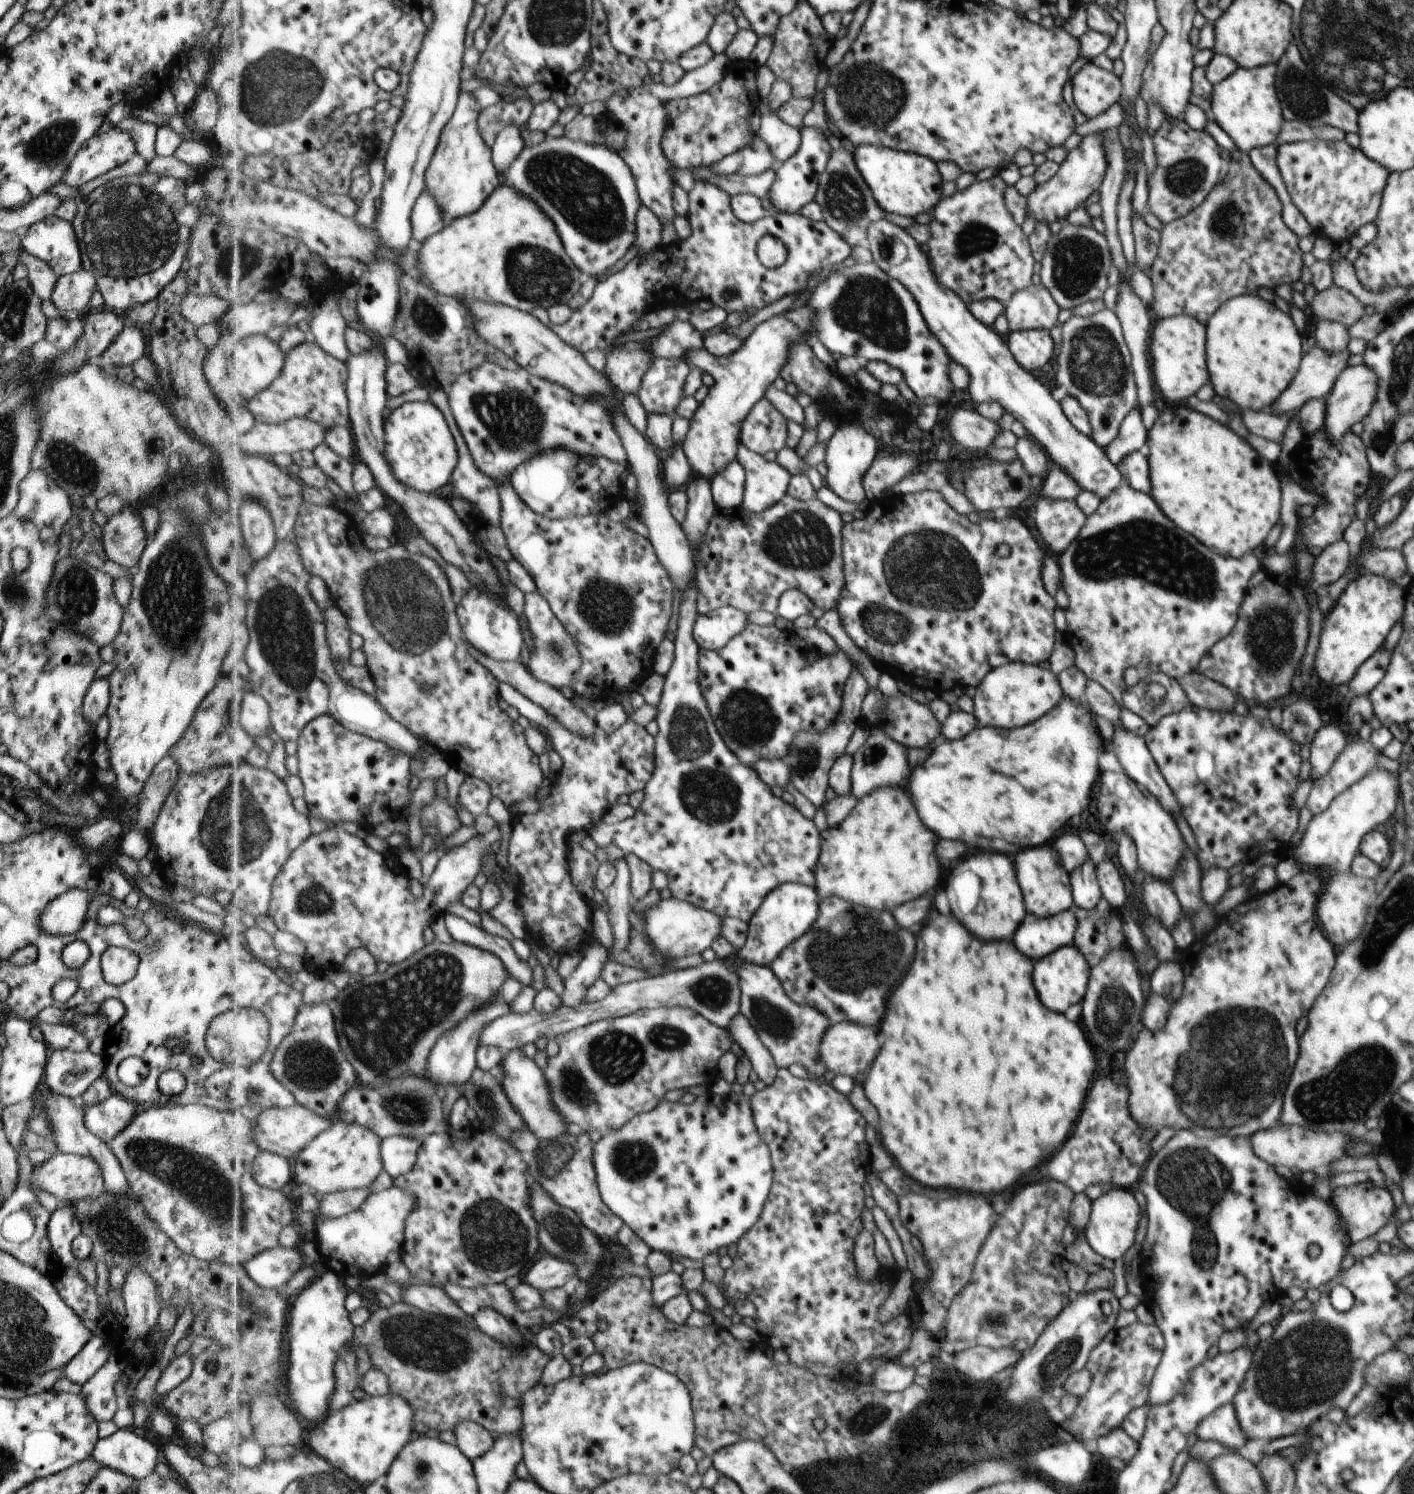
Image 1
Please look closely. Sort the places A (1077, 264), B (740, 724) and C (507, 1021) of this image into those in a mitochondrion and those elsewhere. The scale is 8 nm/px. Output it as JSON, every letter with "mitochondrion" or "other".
{"A":"mitochondrion","B":"mitochondrion","C":"other"}

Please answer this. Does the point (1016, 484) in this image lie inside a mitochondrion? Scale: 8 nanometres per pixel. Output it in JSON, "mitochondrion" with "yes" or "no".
{"mitochondrion":"no"}

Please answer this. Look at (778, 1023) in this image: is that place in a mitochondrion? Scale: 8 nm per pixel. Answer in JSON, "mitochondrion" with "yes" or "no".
{"mitochondrion":"yes"}

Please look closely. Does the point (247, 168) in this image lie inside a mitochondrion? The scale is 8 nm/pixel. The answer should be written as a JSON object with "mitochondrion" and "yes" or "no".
{"mitochondrion":"no"}

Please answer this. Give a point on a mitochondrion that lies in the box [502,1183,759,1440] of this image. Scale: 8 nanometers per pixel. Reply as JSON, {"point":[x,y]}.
{"point":[560,1231]}

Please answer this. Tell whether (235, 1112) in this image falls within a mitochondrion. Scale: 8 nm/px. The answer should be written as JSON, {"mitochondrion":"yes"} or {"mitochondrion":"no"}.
{"mitochondrion":"no"}

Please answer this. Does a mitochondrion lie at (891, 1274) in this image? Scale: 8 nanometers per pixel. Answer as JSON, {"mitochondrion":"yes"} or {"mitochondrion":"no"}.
{"mitochondrion":"no"}

